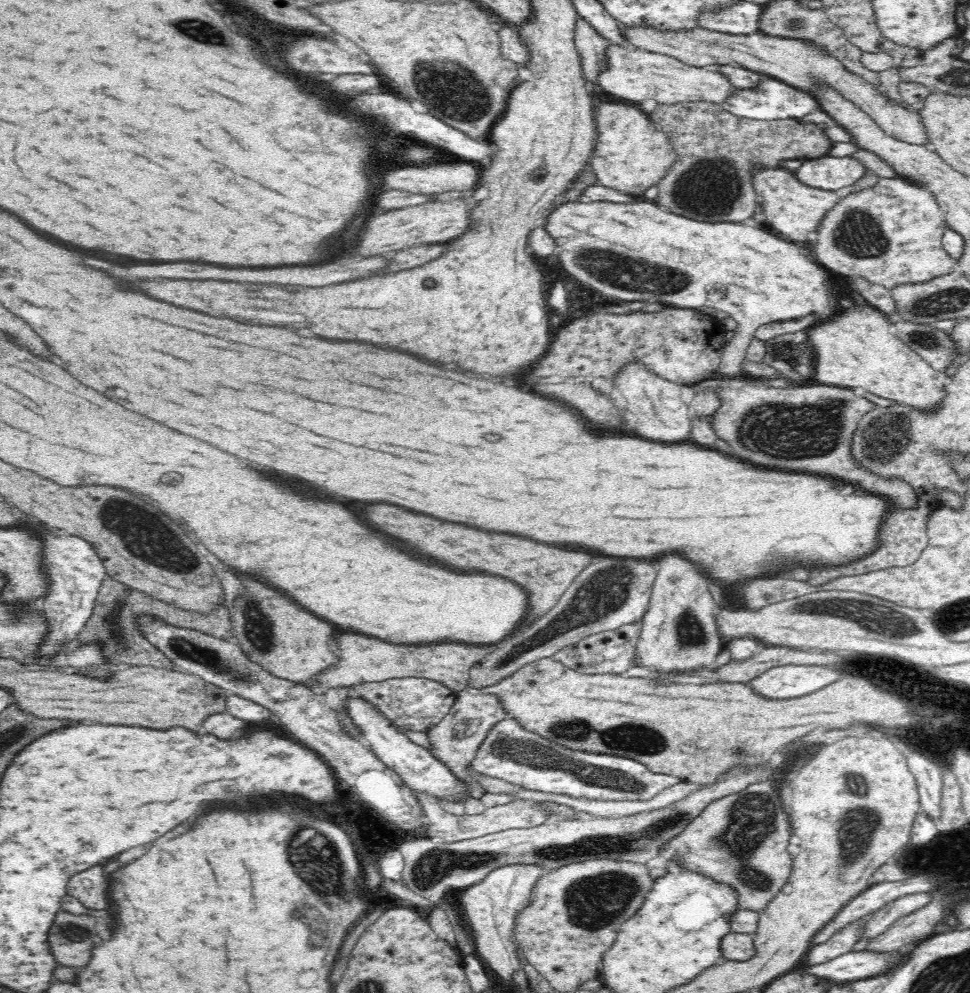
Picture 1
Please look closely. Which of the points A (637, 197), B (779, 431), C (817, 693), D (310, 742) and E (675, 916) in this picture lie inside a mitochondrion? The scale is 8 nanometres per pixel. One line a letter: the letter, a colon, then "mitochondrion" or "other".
A: other
B: mitochondrion
C: other
D: other
E: other

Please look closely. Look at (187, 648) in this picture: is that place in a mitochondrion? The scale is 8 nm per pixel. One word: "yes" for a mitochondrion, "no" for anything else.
yes

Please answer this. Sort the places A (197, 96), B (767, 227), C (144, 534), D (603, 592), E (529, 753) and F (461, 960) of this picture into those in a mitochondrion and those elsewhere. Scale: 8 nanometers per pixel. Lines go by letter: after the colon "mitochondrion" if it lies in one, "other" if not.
A: other
B: other
C: mitochondrion
D: mitochondrion
E: mitochondrion
F: other

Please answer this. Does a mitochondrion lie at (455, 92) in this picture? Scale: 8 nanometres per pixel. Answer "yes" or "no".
yes

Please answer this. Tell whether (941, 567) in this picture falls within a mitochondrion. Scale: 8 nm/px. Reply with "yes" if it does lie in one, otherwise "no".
no

